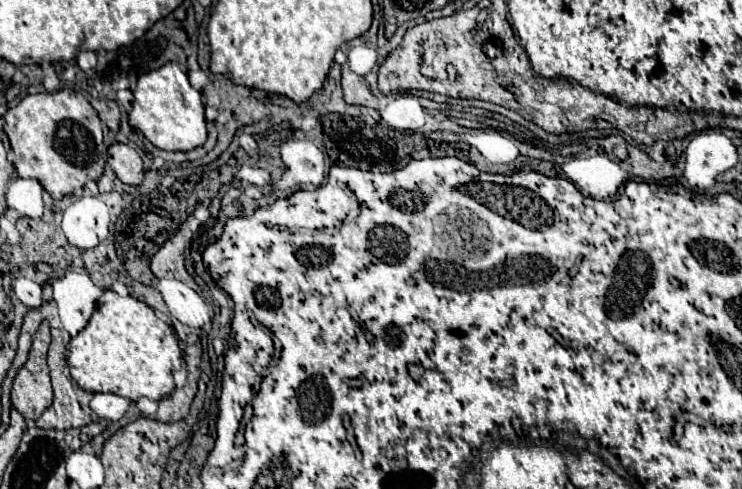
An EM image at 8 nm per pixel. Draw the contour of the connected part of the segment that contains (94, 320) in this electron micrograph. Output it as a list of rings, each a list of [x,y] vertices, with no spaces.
[[[104,290],[88,326],[70,340],[68,366],[70,376],[88,392],[112,392],[130,400],[138,400],[140,396],[162,400],[174,390],[174,372],[182,368],[182,350],[176,342],[176,332],[172,326],[160,320],[146,302],[134,296],[118,296],[112,290]]]

